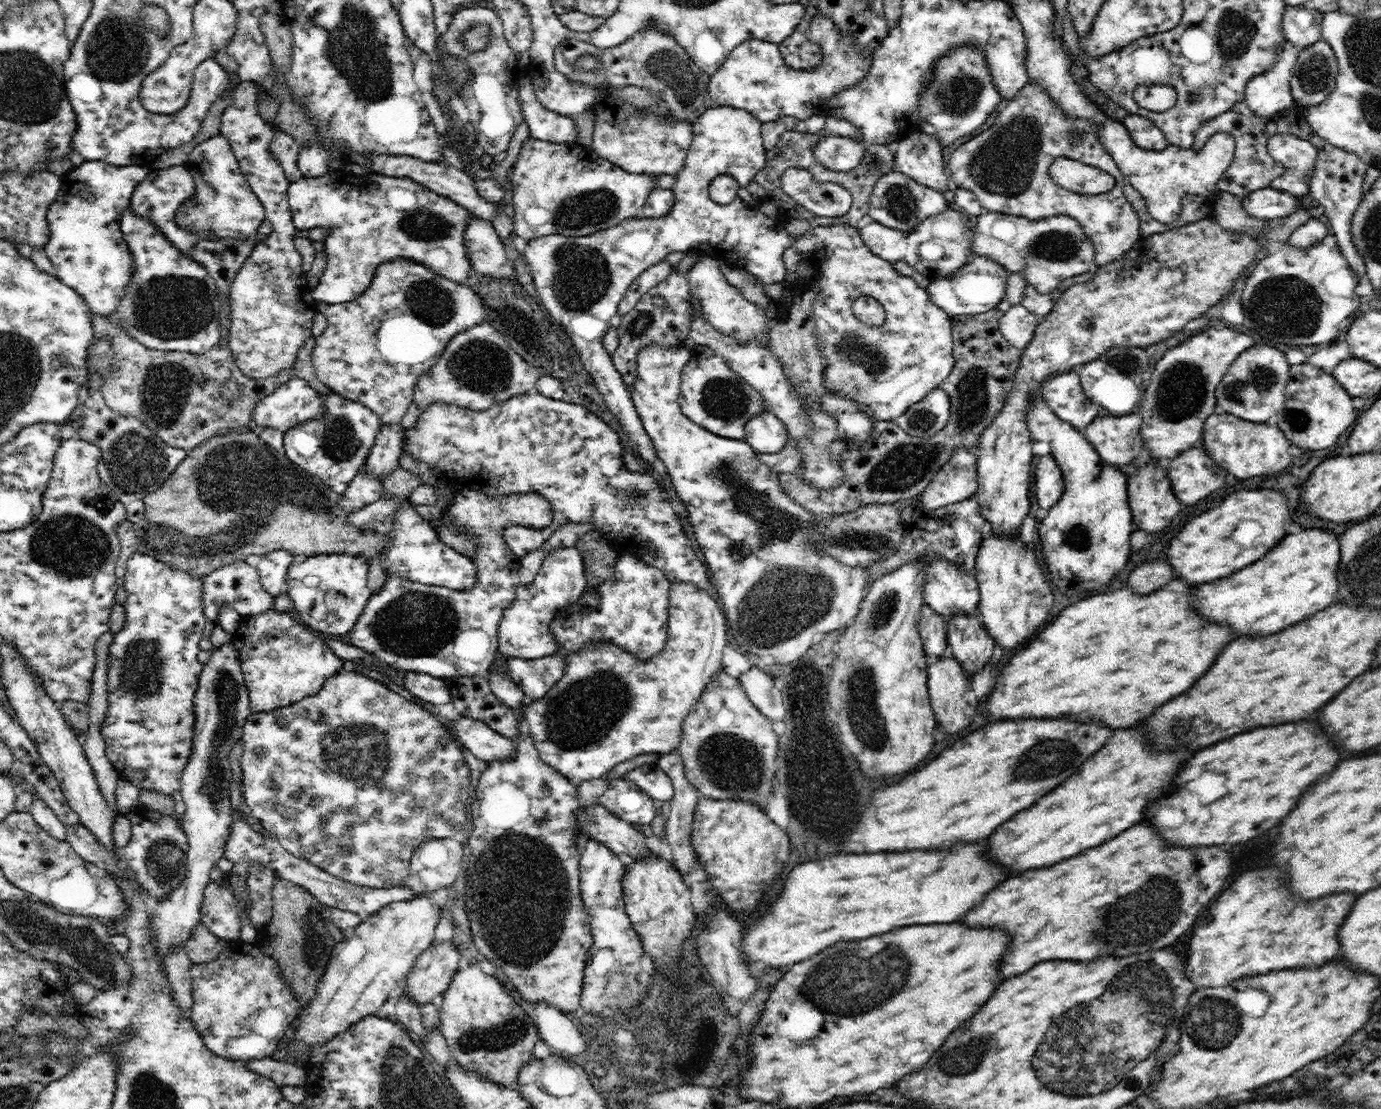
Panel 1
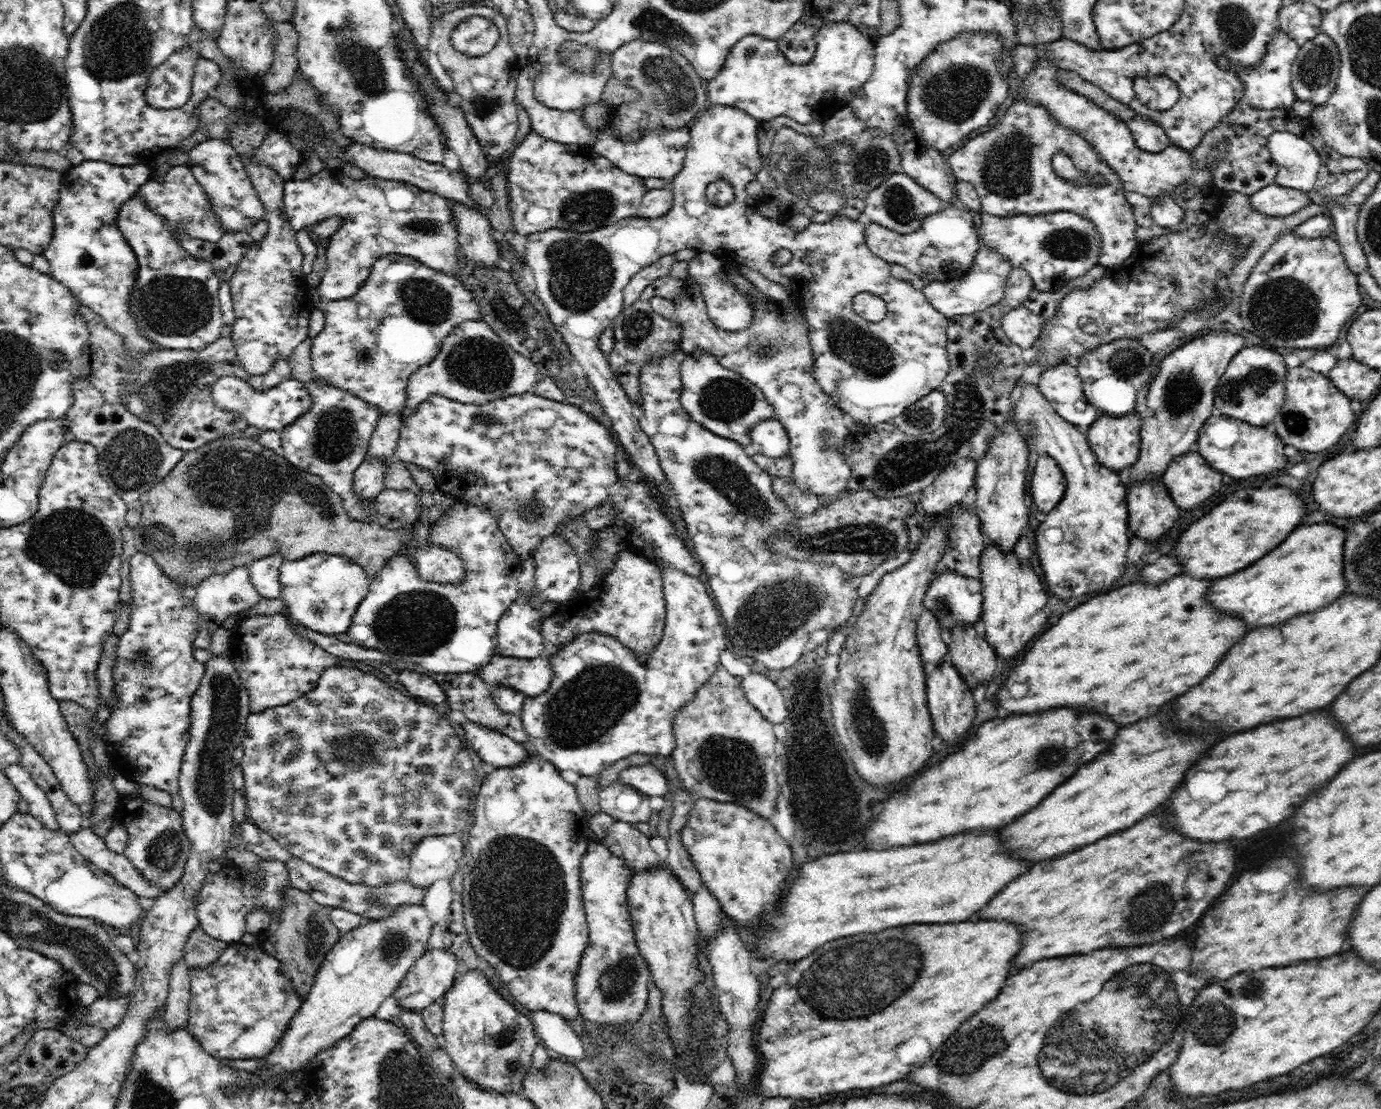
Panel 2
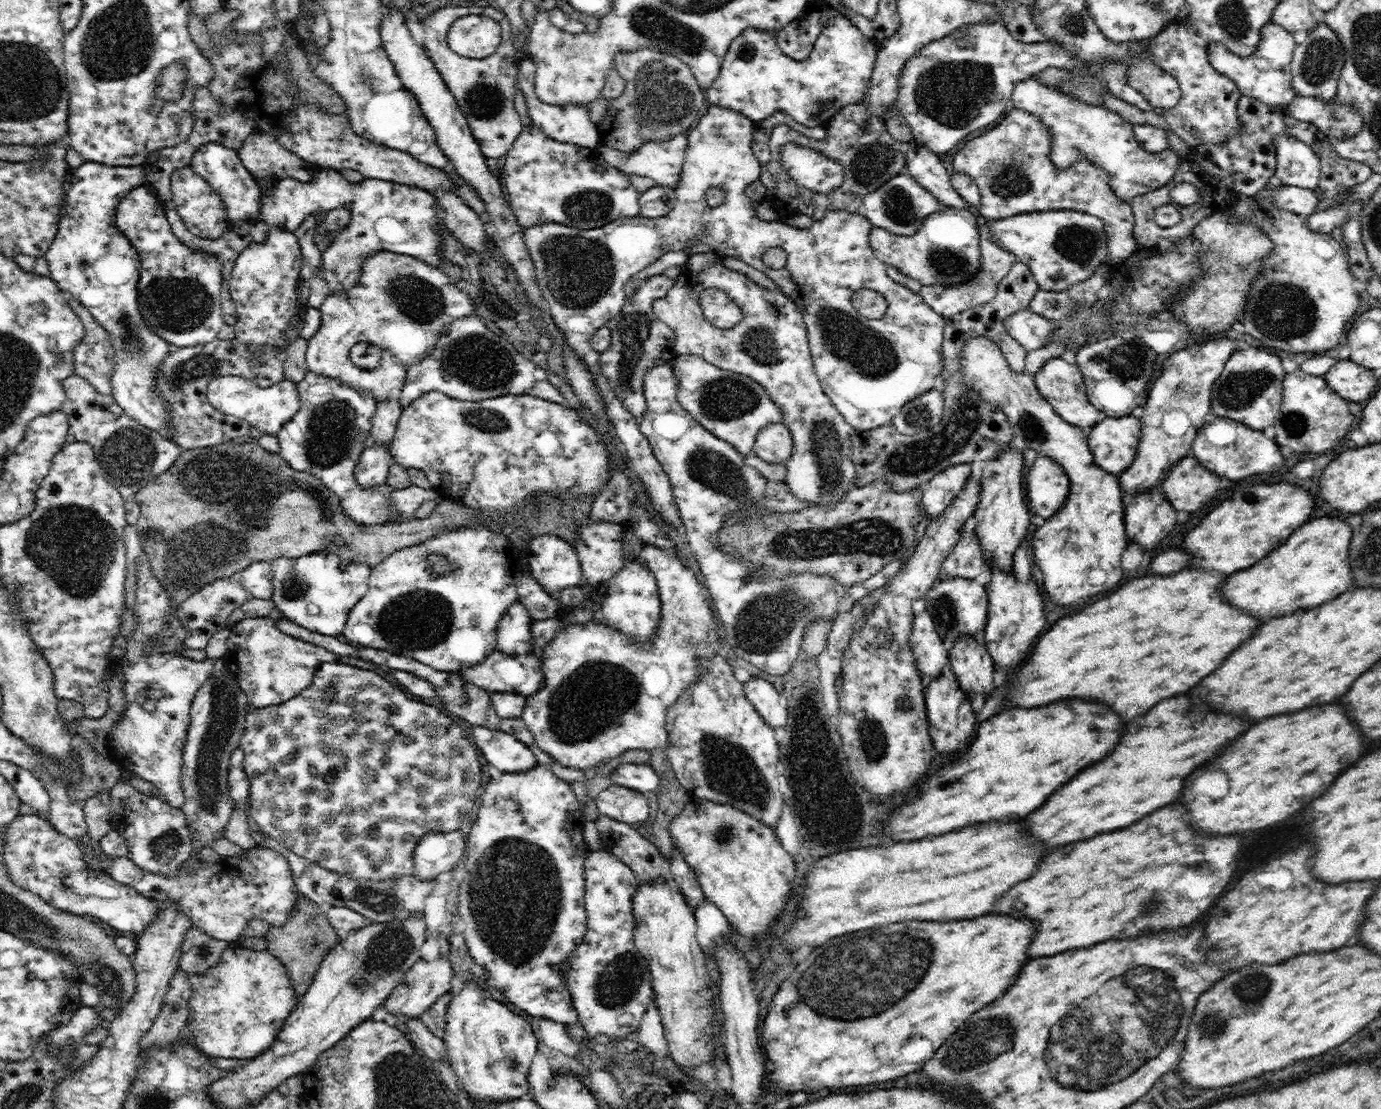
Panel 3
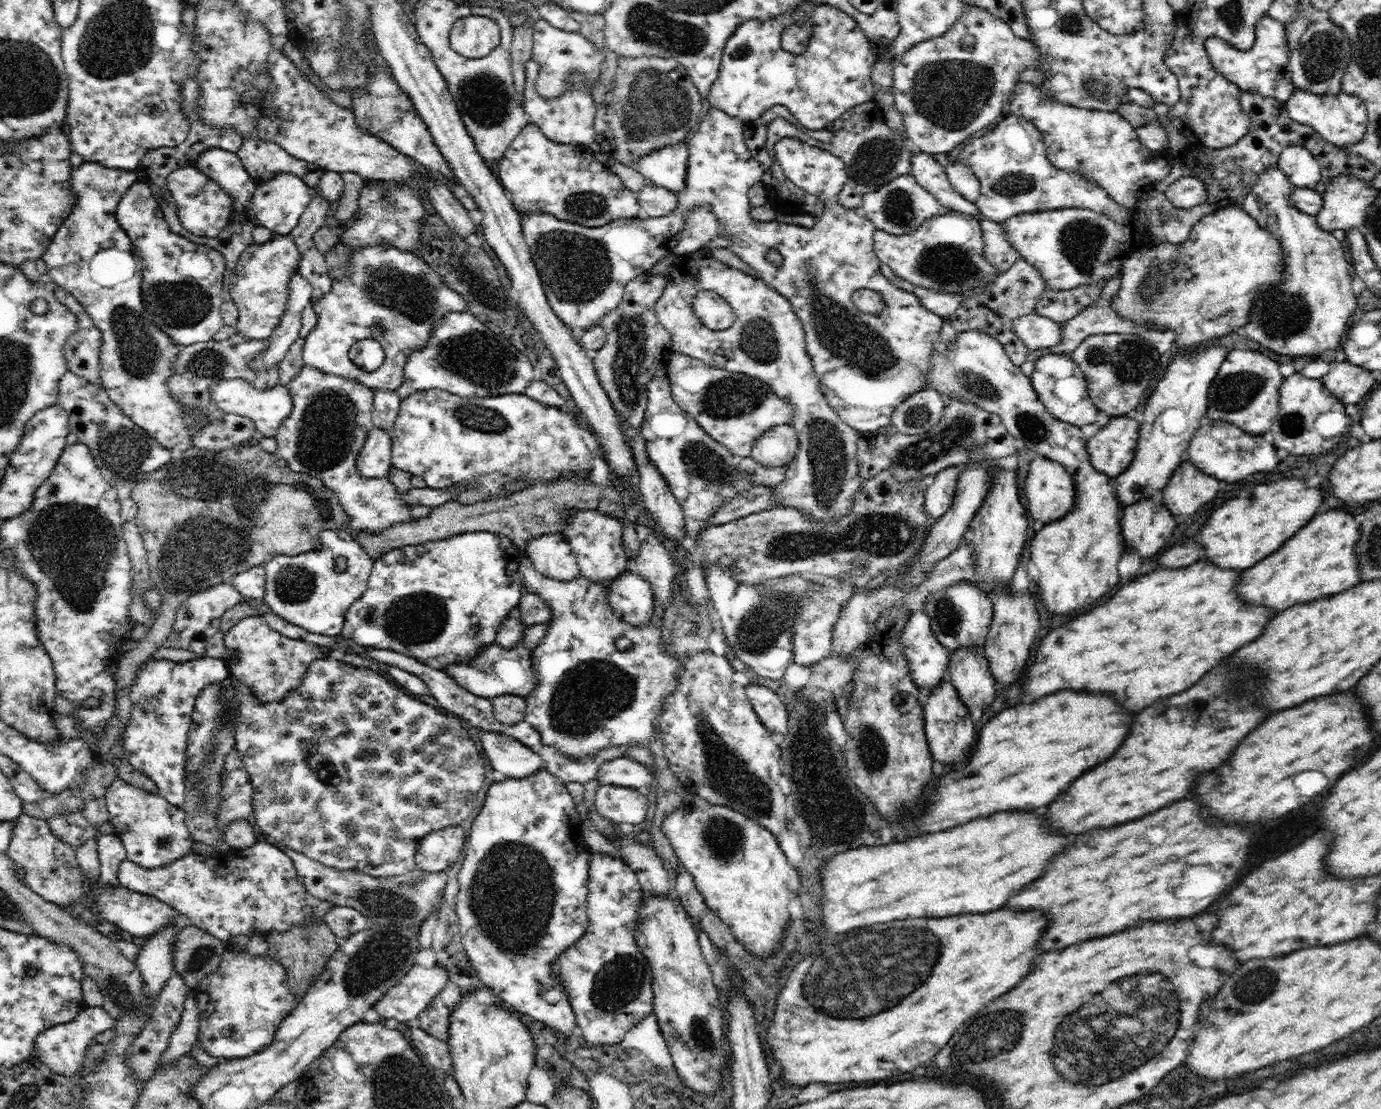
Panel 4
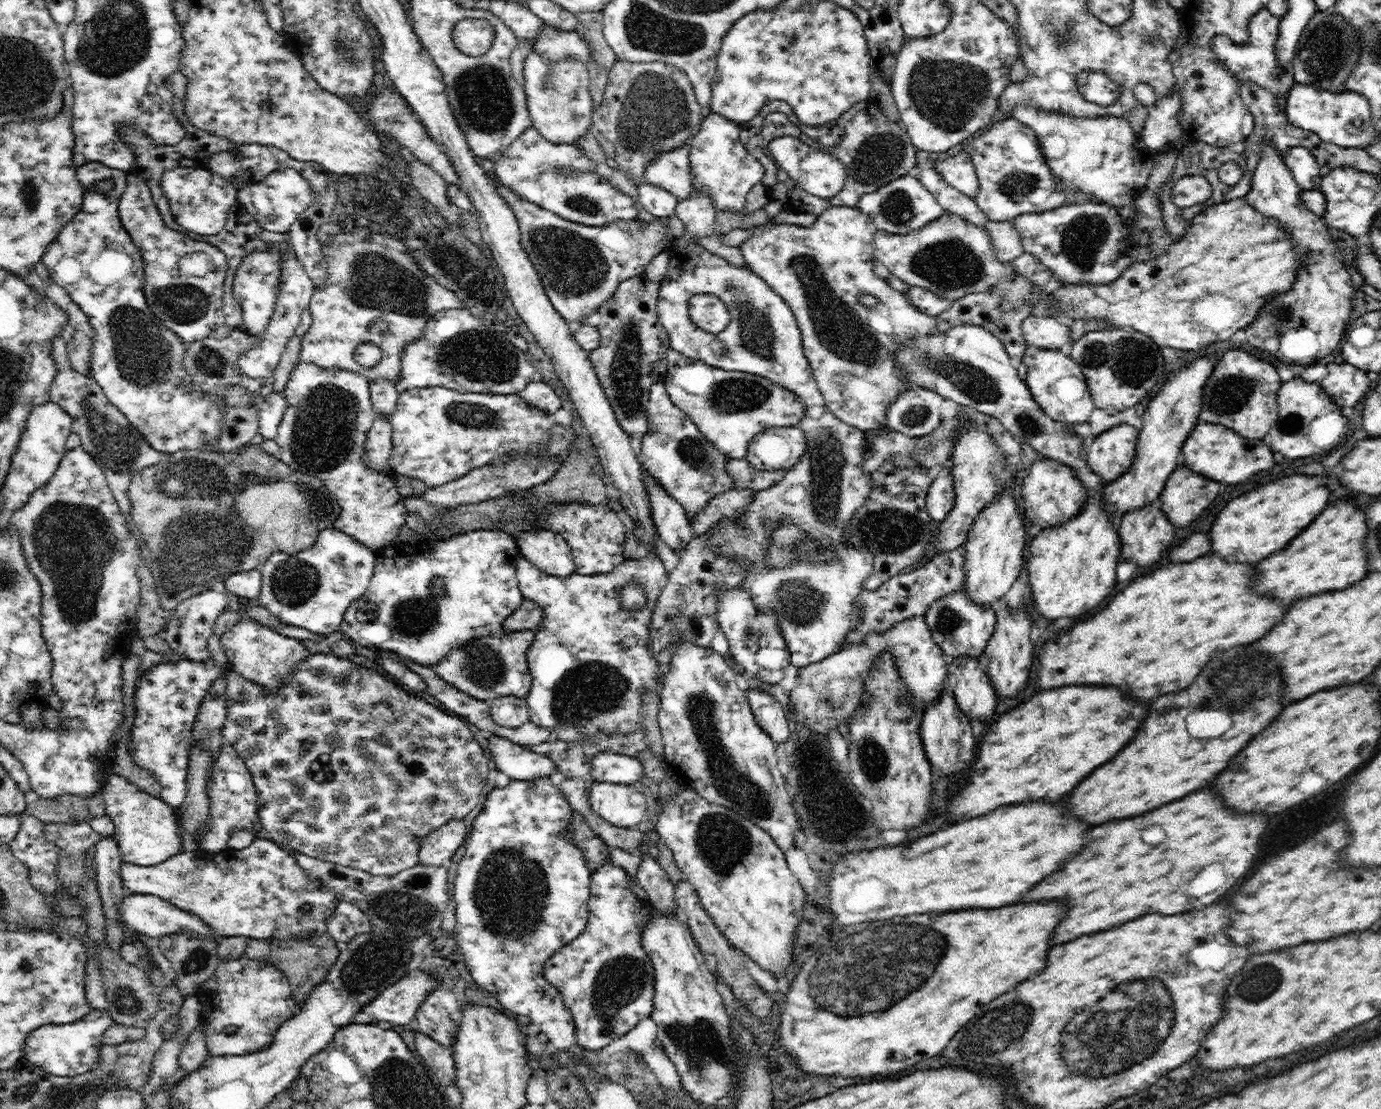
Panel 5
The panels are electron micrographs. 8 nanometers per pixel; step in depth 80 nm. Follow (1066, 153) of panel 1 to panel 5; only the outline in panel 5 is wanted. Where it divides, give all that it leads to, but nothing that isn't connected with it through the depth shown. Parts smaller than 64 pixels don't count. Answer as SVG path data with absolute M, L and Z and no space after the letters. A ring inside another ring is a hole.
M1012 116L994 122L989 130L971 140L963 150L972 159L977 172L979 188L974 199L992 222L1014 219L1026 213L1041 213L1064 204L1100 201L1082 191L1076 193L1056 187L1056 177L1046 163L1036 133Z

